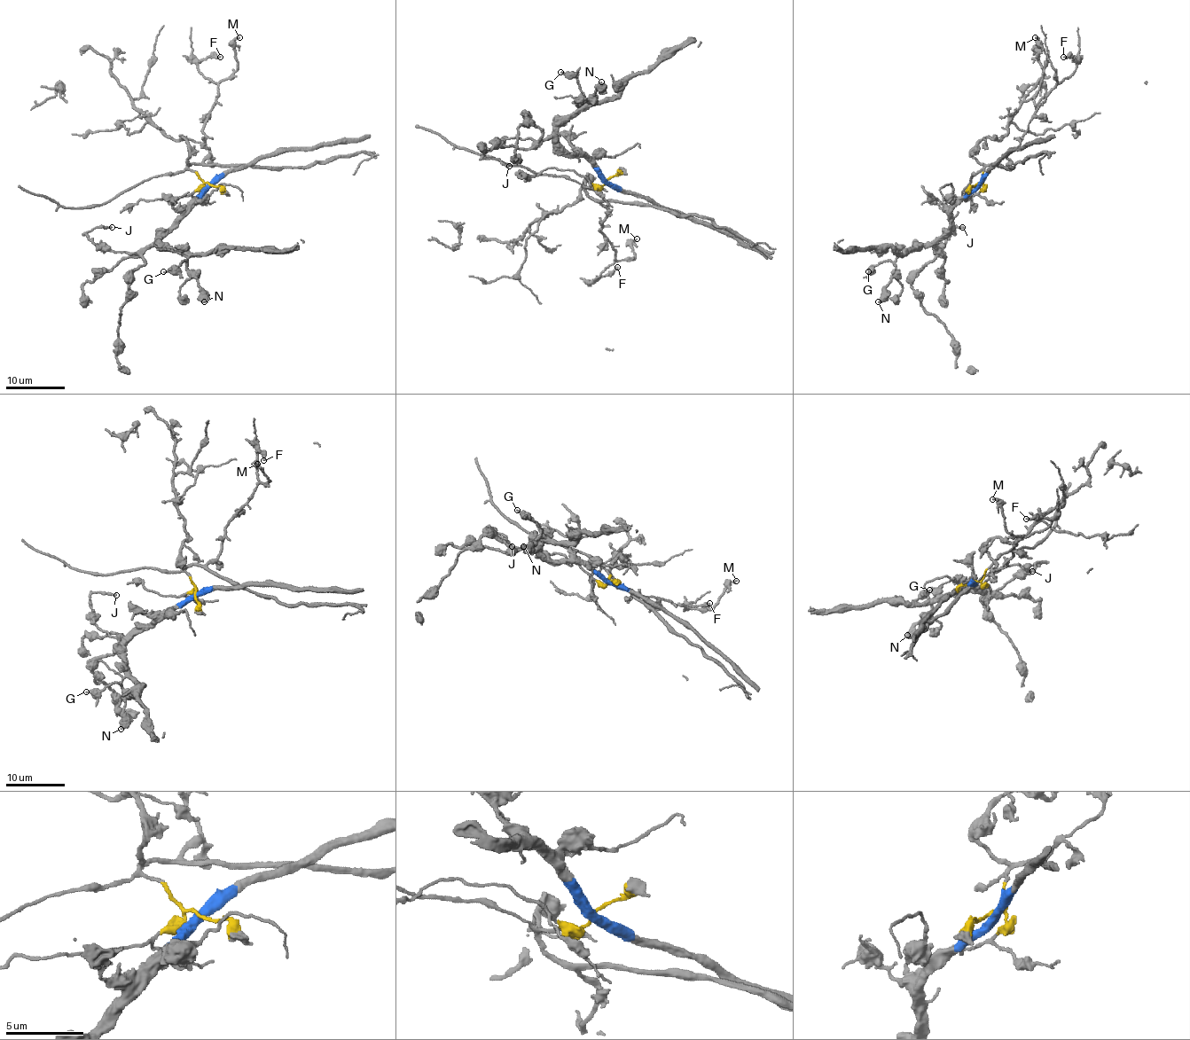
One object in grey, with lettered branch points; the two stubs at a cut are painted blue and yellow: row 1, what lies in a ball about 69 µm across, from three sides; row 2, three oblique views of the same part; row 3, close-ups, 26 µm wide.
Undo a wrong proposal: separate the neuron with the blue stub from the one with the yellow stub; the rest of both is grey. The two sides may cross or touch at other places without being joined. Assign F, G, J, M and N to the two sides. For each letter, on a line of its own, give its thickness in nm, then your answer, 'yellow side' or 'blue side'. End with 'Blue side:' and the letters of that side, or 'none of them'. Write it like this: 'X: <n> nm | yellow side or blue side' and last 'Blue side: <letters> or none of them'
F: 200 nm | yellow side
G: 150 nm | blue side
J: 200 nm | blue side
M: 160 nm | yellow side
N: 550 nm | blue side
Blue side: G, J, N

